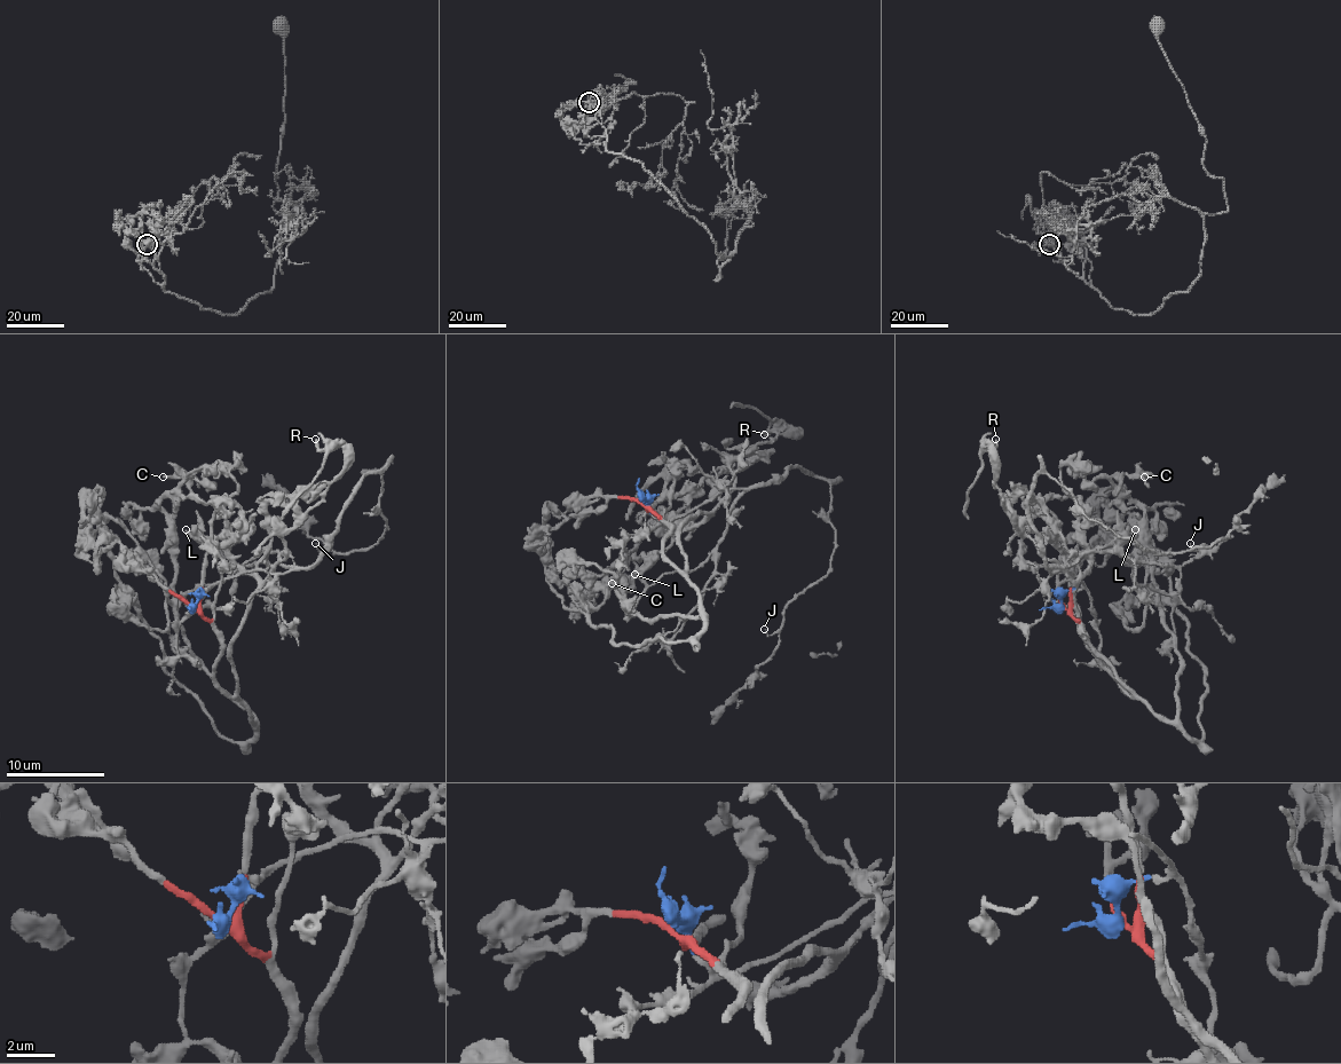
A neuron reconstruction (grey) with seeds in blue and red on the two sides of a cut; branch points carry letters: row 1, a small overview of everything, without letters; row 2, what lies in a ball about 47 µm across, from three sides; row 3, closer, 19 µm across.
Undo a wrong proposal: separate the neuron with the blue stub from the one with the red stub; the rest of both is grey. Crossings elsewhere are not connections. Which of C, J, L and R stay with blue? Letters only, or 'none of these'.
J

